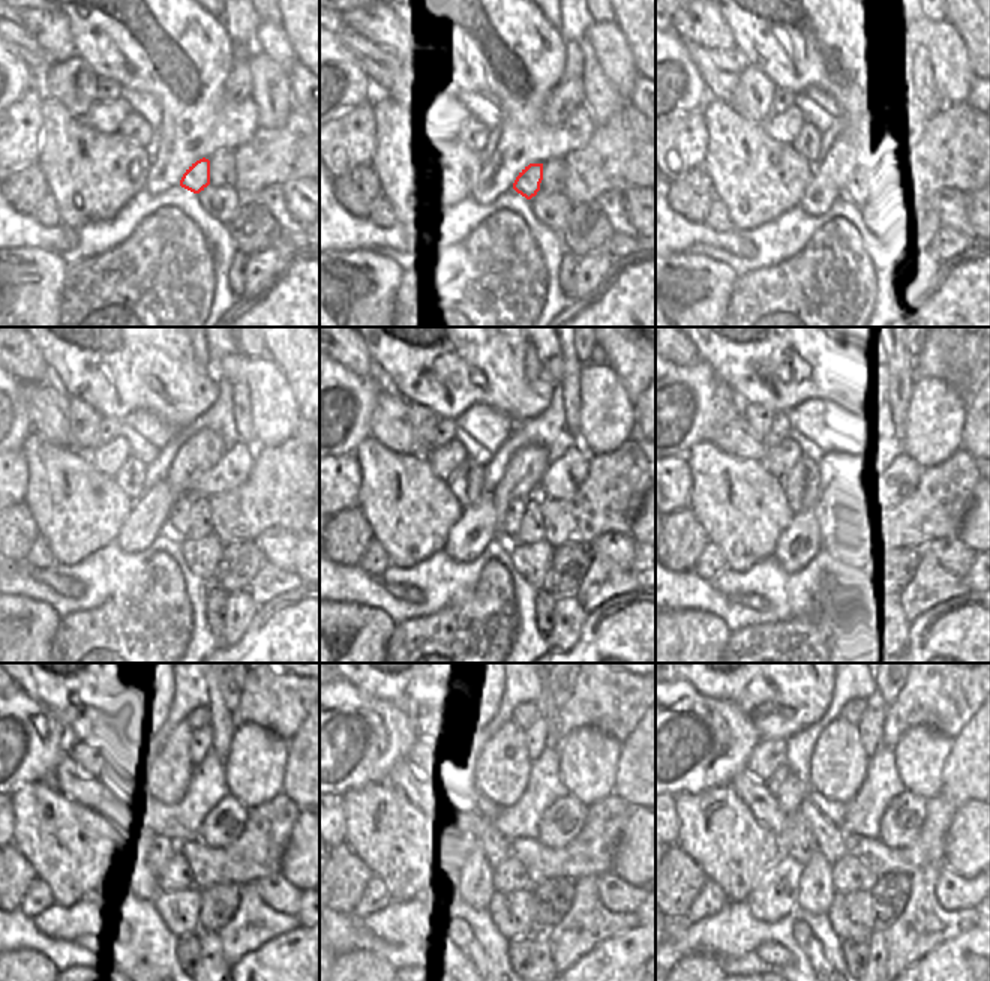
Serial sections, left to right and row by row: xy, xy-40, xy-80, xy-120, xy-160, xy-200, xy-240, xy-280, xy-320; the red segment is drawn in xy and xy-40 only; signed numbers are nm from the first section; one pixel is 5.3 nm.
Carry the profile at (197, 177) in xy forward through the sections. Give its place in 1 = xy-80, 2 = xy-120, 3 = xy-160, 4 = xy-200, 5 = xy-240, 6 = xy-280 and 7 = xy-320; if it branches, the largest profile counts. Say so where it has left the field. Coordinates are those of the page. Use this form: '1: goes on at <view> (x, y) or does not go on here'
1: goes on at xy-80 (857, 189)
2: goes on at xy-120 (179, 518)
3: goes on at xy-160 (513, 518)
4: goes on at xy-200 (825, 510)
5: goes on at xy-240 (159, 851)
6: goes on at xy-280 (495, 846)
7: goes on at xy-320 (830, 842)

